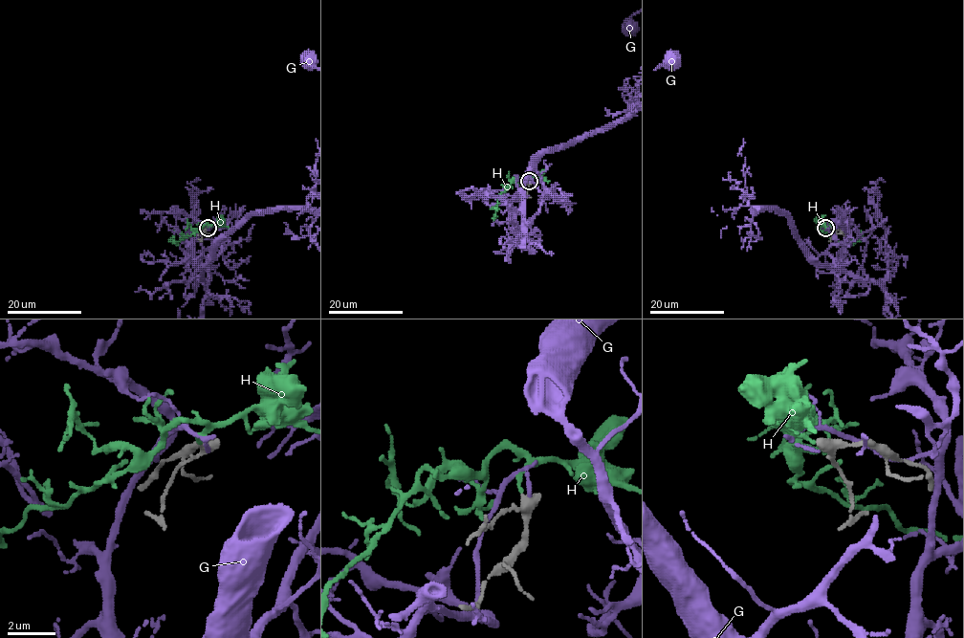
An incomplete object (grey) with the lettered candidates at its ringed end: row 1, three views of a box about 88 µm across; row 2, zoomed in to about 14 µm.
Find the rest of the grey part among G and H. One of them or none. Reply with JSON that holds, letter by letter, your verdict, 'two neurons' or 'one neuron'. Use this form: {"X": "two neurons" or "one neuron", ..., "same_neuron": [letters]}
{"G": "two neurons", "H": "one neuron", "same_neuron": ["H"]}

